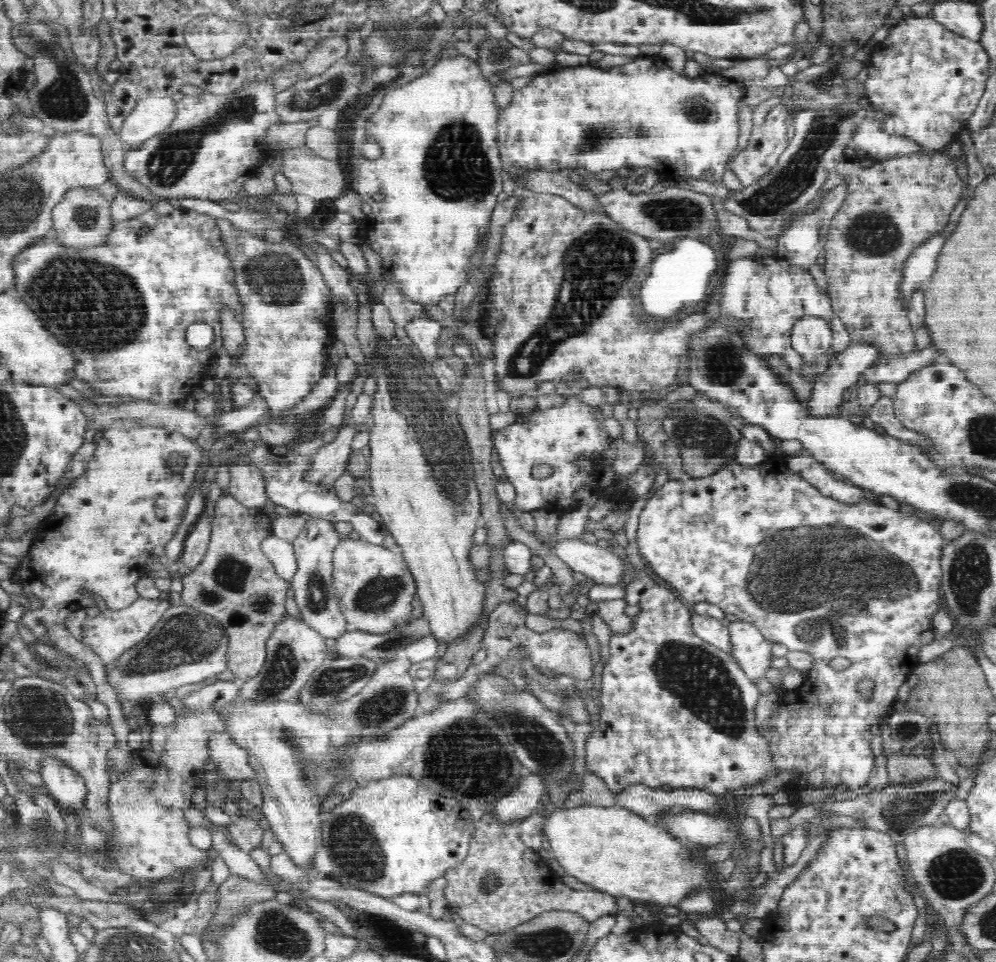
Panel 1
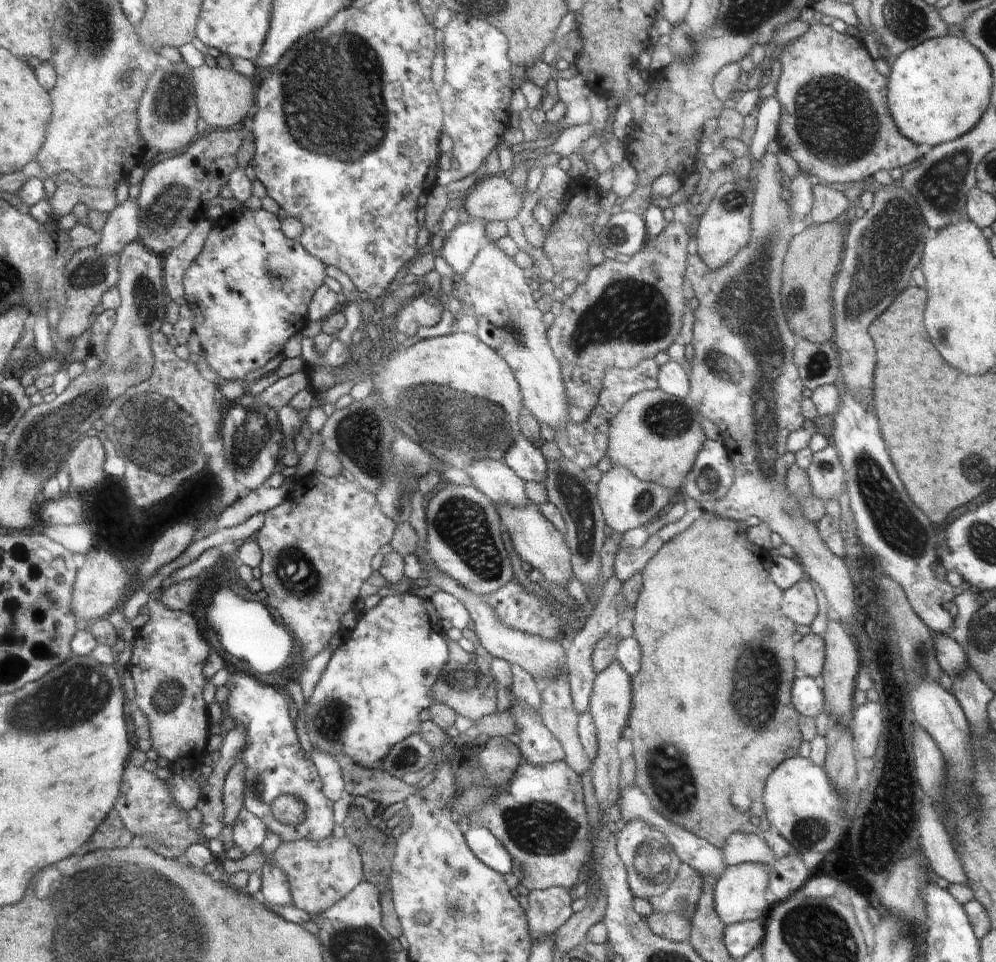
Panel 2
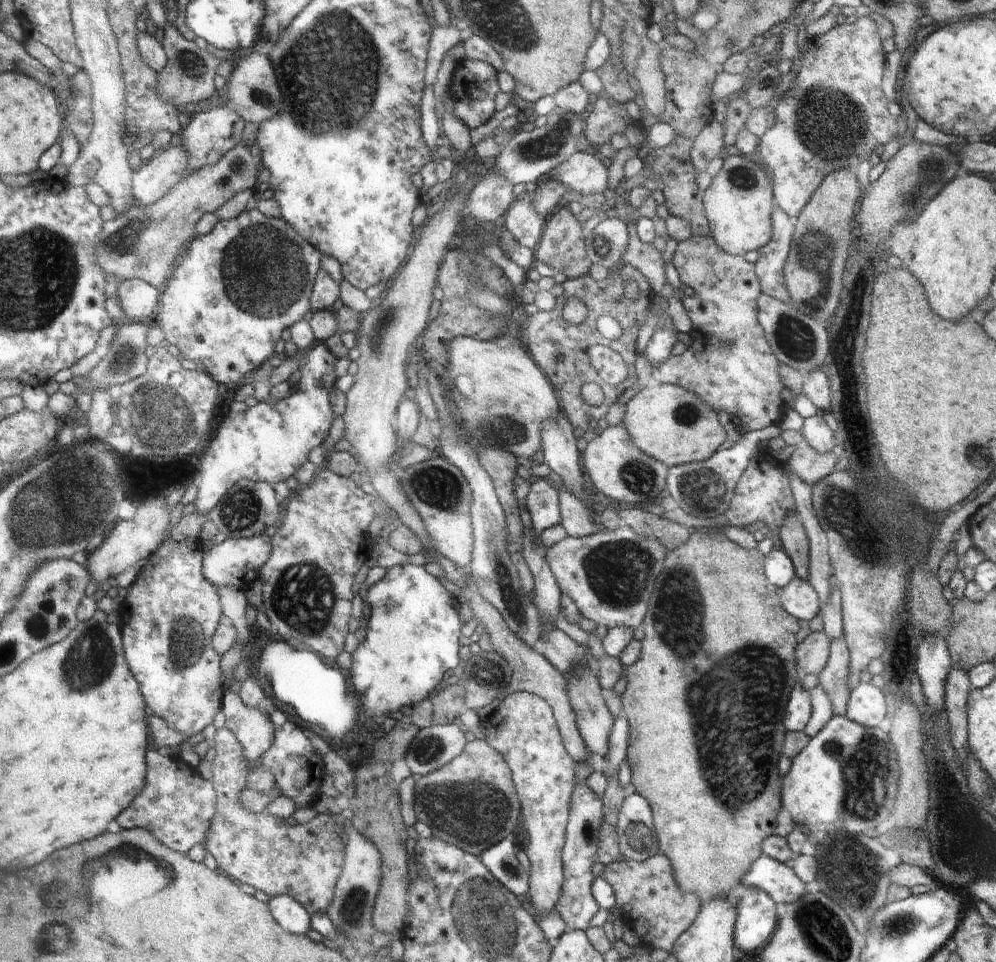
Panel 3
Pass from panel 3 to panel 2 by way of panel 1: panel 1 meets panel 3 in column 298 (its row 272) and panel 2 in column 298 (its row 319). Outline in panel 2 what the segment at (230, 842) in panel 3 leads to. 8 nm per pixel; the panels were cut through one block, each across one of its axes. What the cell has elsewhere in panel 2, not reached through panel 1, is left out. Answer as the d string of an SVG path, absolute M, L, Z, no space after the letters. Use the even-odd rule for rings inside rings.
M342 833L326 840L298 840L281 842L269 858L276 868L286 874L292 895L292 905L317 917L349 895L363 881L364 864L360 850Z

